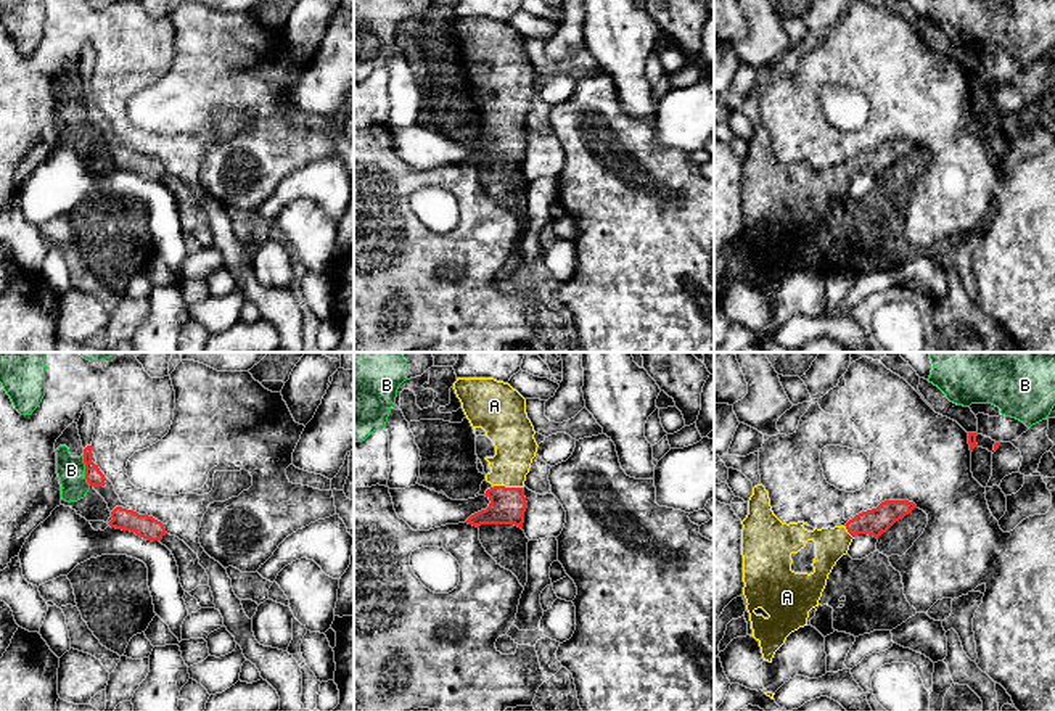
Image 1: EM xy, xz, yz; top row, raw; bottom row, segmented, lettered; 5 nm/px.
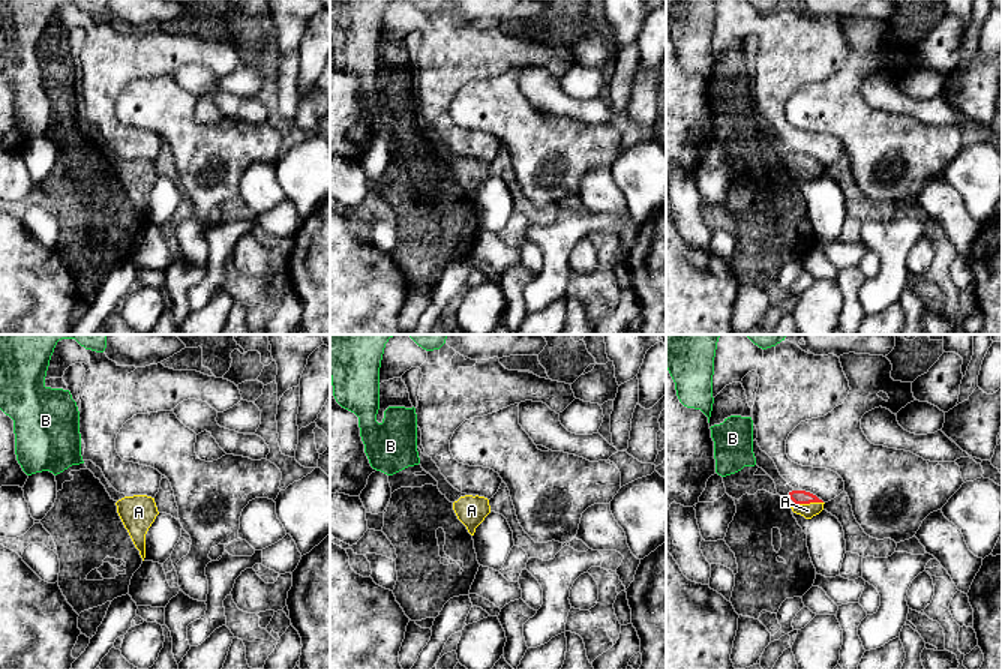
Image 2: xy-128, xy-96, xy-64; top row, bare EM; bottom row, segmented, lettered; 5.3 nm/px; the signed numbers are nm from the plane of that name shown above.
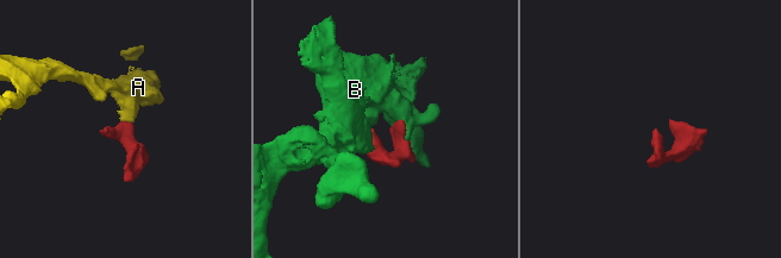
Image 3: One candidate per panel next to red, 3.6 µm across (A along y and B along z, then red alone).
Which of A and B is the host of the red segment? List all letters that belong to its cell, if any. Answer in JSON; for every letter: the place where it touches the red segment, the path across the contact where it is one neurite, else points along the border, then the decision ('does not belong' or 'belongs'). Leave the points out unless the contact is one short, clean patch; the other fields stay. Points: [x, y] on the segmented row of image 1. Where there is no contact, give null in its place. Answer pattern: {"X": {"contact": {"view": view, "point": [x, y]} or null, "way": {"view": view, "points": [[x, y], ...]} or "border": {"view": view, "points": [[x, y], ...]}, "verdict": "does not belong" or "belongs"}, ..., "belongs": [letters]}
{"A": {"contact": {"view": "xz", "point": [509, 488]}, "way": {"view": "xz", "points": [[507, 505], [509, 488], [513, 438]]}, "verdict": "belongs"}, "B": {"contact": {"view": "xy", "point": [86, 470]}, "verdict": "does not belong"}, "belongs": ["A"]}

